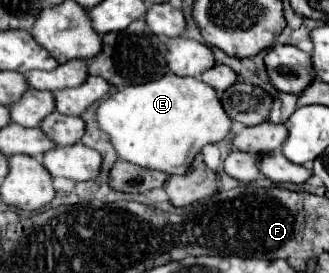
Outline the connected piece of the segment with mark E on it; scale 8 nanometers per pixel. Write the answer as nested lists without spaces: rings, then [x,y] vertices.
[[[174,73],[112,93],[98,105],[96,123],[98,129],[110,137],[122,161],[166,175],[184,175],[196,153],[200,153],[204,145],[224,139],[232,125],[218,93],[210,85],[198,77],[178,77]]]

